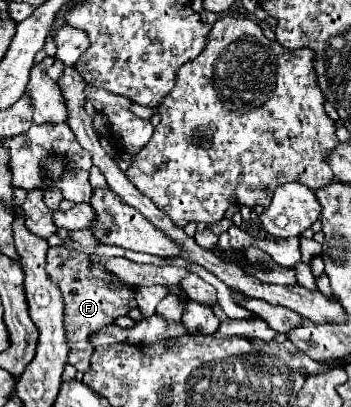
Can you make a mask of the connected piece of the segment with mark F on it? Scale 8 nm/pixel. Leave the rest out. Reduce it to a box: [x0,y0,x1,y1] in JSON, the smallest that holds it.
[47,247,137,371]

